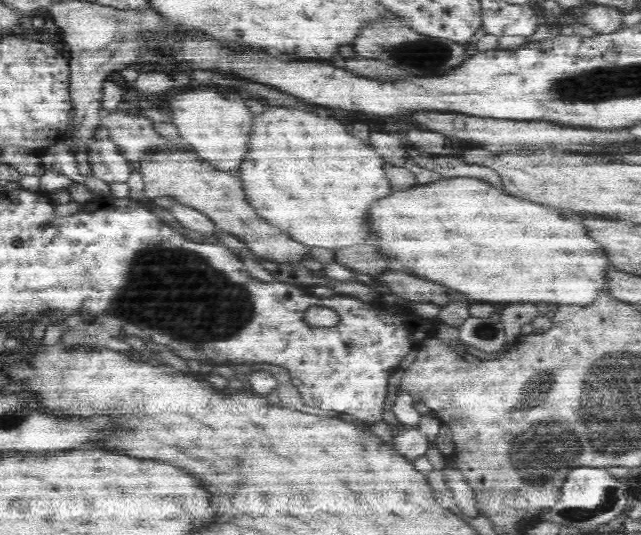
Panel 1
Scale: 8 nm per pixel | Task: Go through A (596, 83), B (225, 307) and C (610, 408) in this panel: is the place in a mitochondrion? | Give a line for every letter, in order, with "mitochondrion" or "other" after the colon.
A: mitochondrion
B: mitochondrion
C: mitochondrion

